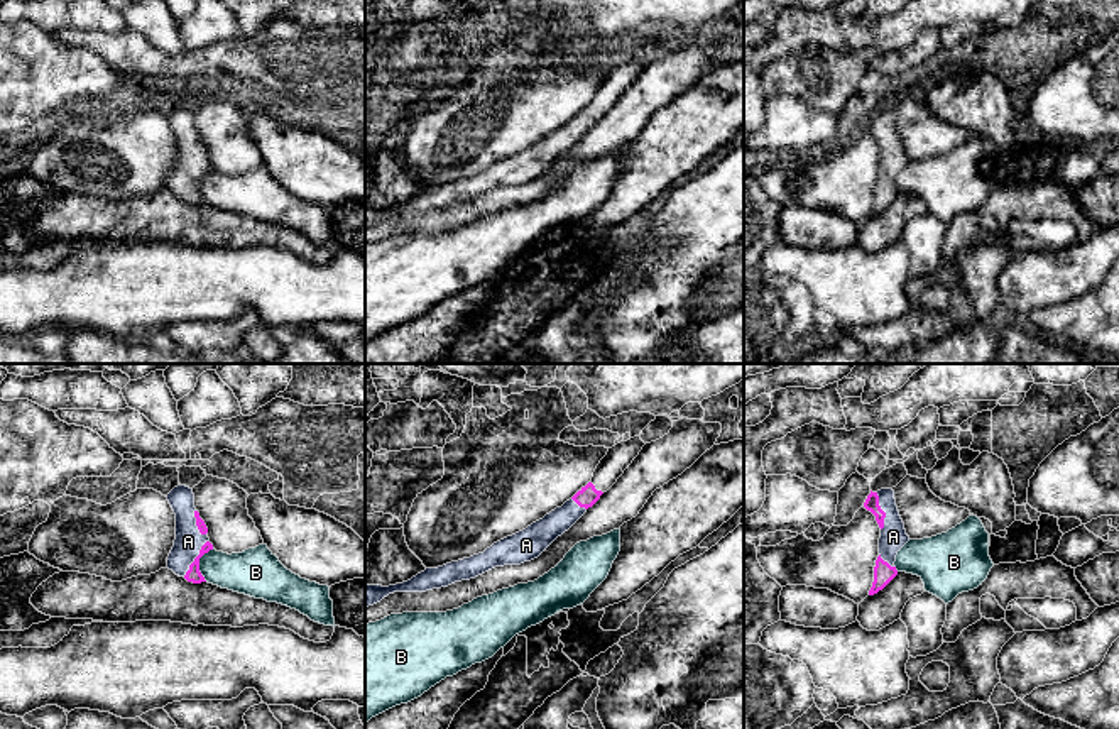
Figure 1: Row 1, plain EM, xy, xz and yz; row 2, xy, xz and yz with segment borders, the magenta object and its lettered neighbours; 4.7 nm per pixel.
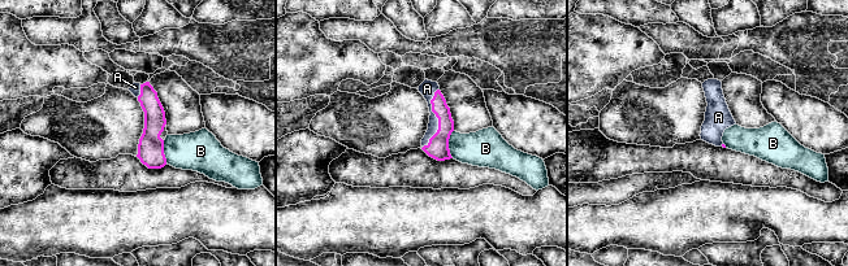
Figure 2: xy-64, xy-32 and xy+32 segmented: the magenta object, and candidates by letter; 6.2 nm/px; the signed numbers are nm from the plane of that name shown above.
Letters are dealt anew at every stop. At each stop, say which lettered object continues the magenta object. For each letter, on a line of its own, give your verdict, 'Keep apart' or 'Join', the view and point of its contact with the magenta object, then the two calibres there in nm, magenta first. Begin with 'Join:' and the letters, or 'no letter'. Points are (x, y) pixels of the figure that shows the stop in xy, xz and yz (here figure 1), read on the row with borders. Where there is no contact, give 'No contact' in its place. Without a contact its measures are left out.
Join: A
A: Join. Touches magenta at xy (195, 559). Thickness 70 nm (magenta) against 130 nm
B: Keep apart. Touches magenta at xy (198, 564). Thickness 70 nm (magenta) against 200 nm

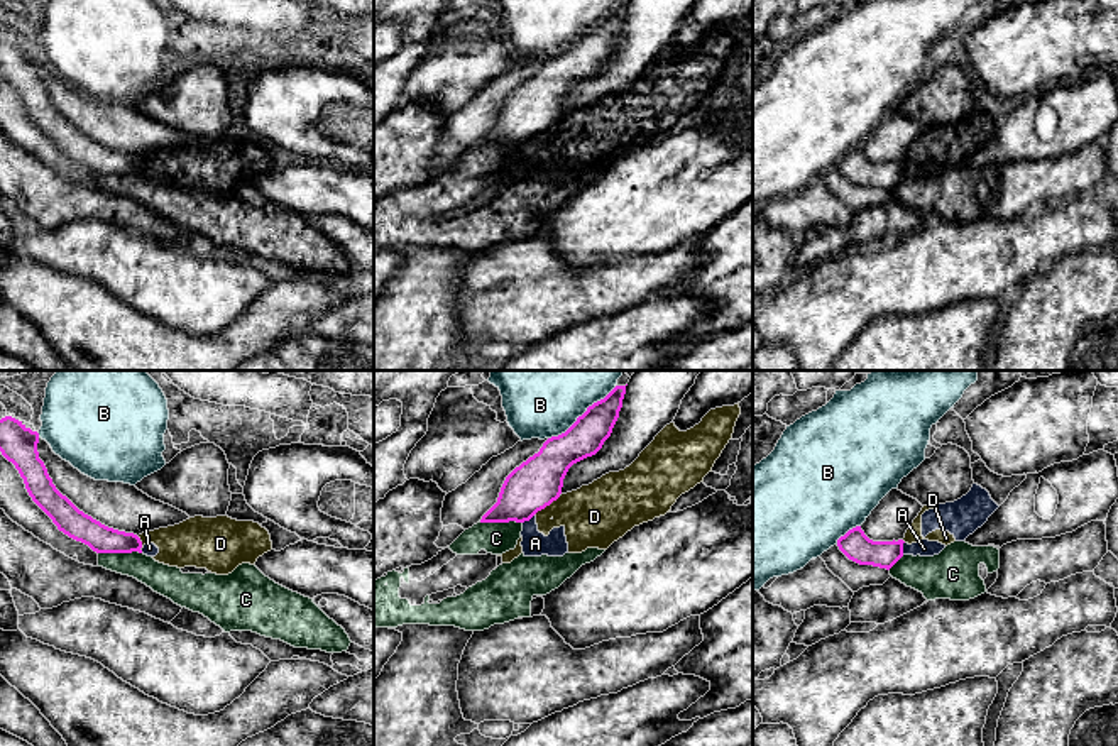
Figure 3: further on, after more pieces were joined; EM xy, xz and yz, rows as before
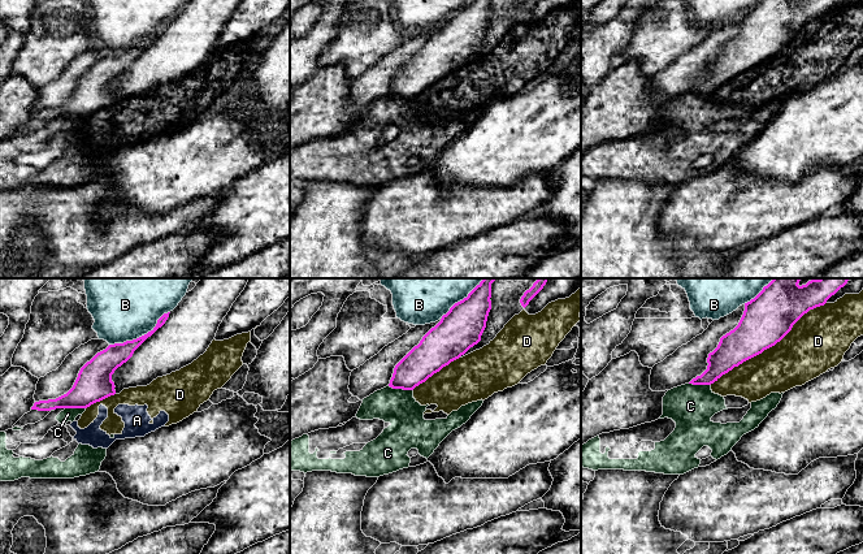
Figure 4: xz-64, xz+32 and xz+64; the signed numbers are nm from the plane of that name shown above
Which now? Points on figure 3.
Join: no letter
A: Keep apart. Touches magenta at yz (902, 548). Thickness 140 nm (magenta) against 80 nm
B: Keep apart. Touches magenta at xz (584, 413). Thickness 180 nm (magenta) against 480 nm
C: Keep apart. Touches magenta at xy (119, 552). Thickness 140 nm (magenta) against 140 nm
D: Keep apart. Touches magenta at xz (547, 504). Thickness 240 nm (magenta) against 300 nm

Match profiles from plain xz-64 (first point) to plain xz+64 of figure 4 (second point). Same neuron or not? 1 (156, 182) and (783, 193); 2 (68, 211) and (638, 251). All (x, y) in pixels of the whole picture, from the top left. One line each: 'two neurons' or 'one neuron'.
1: two neurons
2: two neurons

